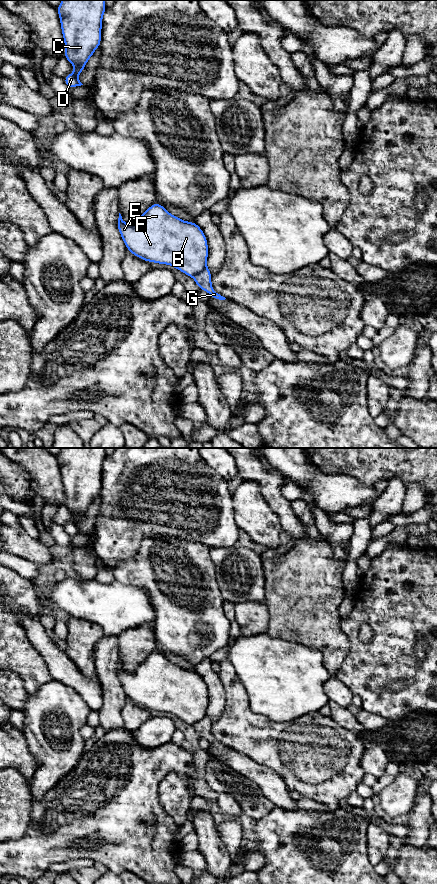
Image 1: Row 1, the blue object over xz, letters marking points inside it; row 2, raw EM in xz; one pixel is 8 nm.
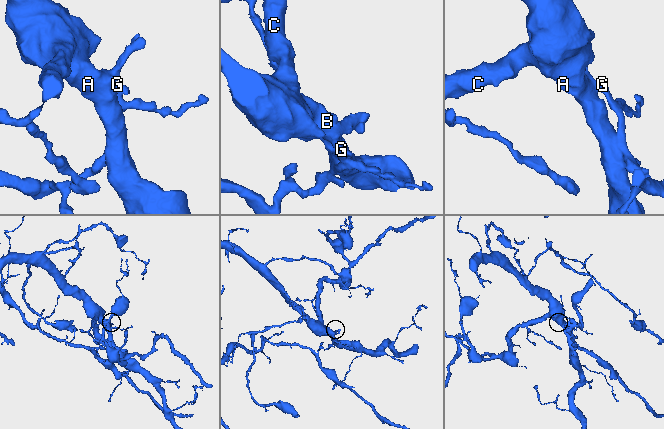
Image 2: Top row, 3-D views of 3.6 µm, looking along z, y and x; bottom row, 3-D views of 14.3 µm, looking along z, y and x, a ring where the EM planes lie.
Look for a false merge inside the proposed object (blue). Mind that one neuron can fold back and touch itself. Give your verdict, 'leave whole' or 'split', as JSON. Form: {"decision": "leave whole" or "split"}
{"decision": "split"}

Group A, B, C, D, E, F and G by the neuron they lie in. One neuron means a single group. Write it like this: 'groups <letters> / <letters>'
groups A B C D E F / G

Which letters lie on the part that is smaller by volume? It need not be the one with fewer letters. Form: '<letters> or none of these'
G

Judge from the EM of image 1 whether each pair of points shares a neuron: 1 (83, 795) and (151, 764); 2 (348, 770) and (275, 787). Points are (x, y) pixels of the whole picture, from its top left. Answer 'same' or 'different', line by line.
1: same
2: different

